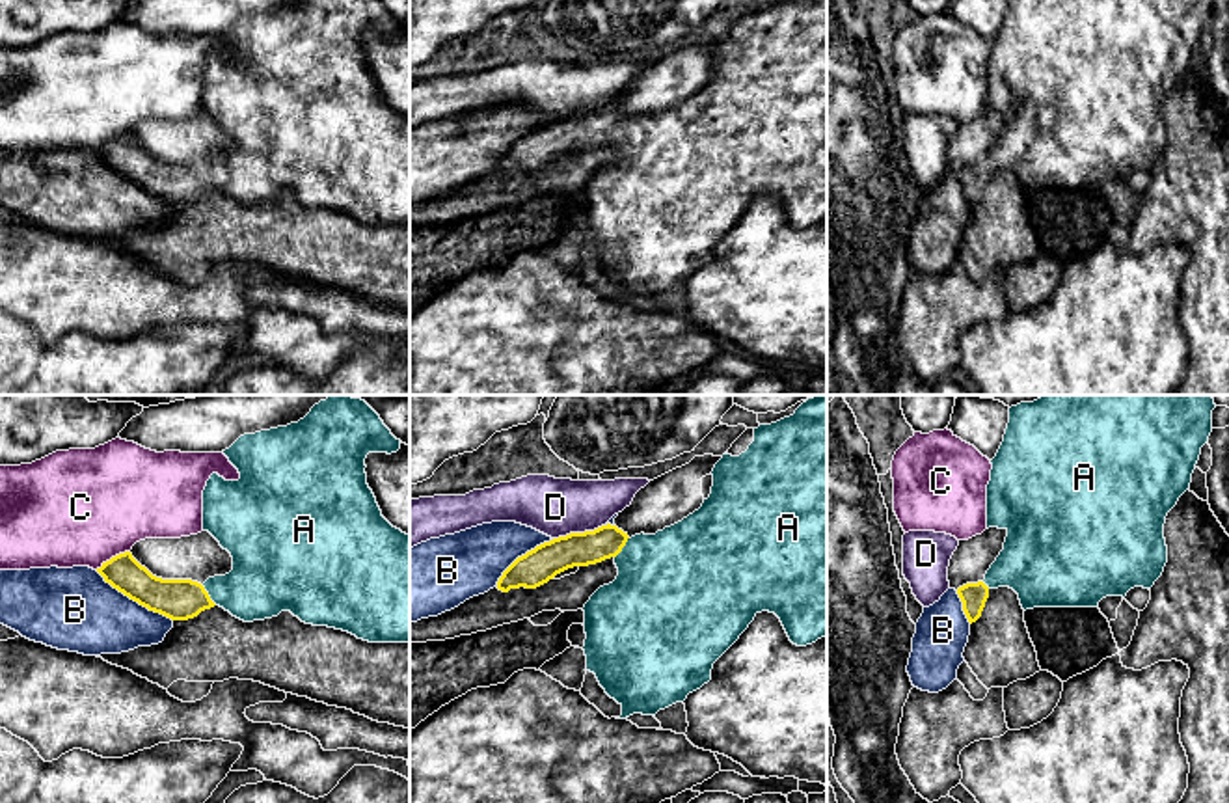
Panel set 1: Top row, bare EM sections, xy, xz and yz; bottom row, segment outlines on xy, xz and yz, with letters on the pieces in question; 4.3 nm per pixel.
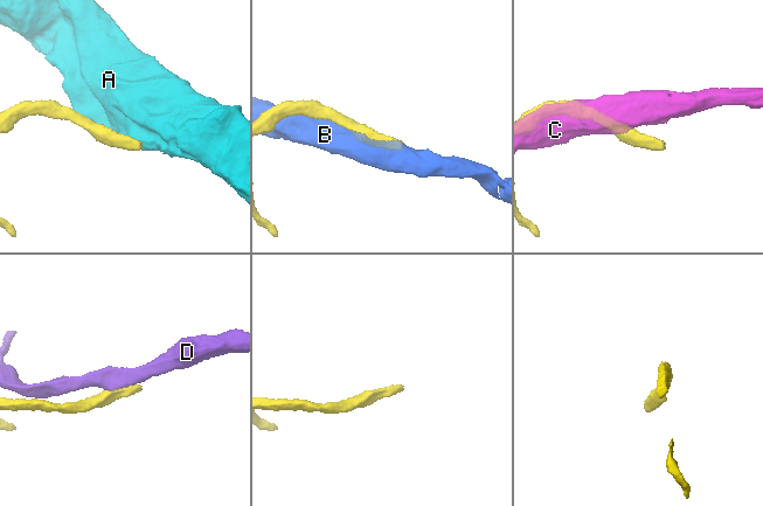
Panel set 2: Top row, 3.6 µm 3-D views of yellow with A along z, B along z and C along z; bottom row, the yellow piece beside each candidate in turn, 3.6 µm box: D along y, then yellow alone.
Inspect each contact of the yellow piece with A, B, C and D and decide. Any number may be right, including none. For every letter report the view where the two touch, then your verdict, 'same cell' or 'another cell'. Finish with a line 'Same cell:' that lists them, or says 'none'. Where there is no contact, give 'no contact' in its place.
A: meets yellow in xy; same cell
B: meets yellow in xy; another cell
C: meets yellow in xy; another cell
D: meets yellow in xz; another cell
Same cell: A

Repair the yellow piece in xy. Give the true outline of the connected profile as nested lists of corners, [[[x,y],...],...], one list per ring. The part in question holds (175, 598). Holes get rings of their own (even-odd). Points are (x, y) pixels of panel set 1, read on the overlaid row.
[[[330,395],[298,423],[240,436],[222,451],[238,470],[238,481],[212,473],[203,490],[203,531],[209,531],[233,557],[233,570],[209,578],[203,585],[192,579],[162,579],[142,566],[130,551],[102,563],[97,572],[114,589],[171,620],[188,620],[214,606],[233,617],[253,622],[290,611],[305,624],[348,632],[369,643],[410,643],[410,535],[393,527],[367,484],[369,453],[397,453],[400,440],[361,399]]]

